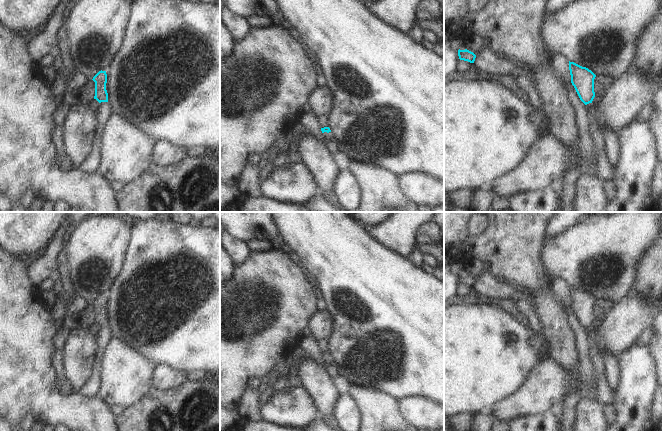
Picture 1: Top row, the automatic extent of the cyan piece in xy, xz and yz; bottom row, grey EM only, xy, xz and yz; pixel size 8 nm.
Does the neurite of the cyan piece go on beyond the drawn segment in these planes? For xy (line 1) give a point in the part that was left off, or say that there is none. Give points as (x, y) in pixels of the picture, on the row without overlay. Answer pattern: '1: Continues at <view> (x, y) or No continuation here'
1: Continues at xy (104, 335).

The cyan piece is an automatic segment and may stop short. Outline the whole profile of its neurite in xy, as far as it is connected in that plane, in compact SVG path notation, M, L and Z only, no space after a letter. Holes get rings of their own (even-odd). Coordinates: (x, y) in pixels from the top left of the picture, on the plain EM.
M99 295L92 303L95 306L95 320L99 326L98 333L96 335L96 359L101 362L102 355L106 349L107 344L112 338L112 332L108 327L108 317L106 314L107 298L106 295Z

